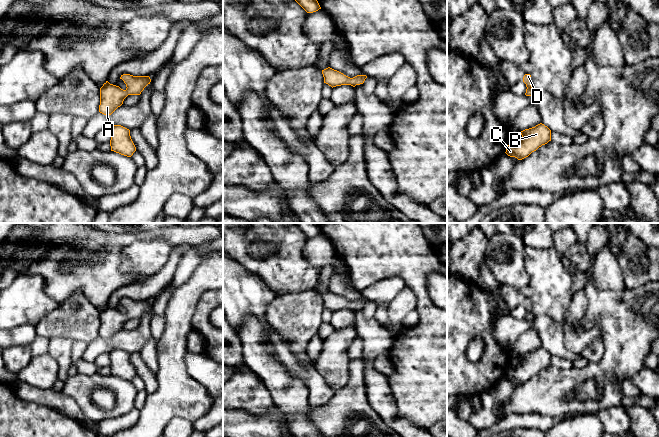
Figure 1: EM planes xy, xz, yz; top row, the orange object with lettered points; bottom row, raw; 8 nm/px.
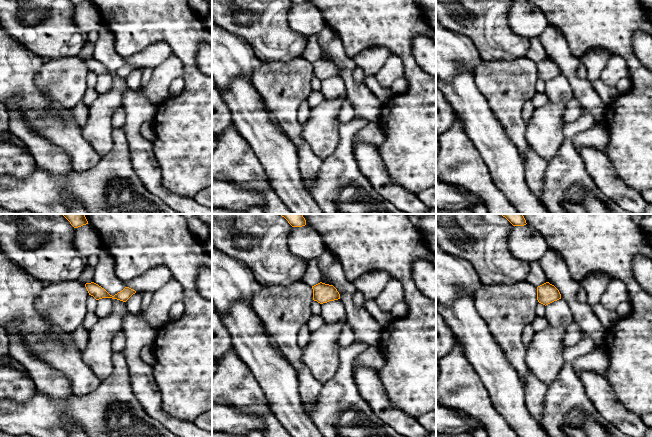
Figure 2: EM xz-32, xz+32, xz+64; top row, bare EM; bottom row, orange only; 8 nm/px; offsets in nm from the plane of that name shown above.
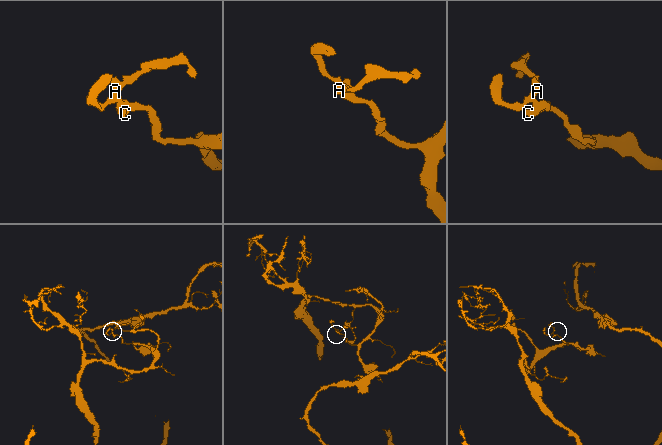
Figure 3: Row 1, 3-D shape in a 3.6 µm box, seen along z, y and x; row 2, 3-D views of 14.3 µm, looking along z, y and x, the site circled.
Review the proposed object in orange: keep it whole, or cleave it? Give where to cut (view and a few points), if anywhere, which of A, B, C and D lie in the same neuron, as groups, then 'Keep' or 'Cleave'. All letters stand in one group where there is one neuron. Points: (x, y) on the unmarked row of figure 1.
No split. Groups: A B C D. Keep

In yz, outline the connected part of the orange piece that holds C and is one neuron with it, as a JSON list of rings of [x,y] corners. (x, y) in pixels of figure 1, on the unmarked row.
[[[542,347],[520,357],[522,359],[520,366],[518,368],[510,367],[505,376],[508,380],[518,384],[528,381],[539,371],[551,365],[551,354]]]

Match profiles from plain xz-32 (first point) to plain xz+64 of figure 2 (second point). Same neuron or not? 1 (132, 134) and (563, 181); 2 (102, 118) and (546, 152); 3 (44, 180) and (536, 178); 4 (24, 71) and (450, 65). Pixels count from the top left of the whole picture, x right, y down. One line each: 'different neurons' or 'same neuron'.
1: different neurons
2: same neuron
3: different neurons
4: same neuron

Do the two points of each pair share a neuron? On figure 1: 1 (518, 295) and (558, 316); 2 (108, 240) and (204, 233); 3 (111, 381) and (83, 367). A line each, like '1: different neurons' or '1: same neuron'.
1: different neurons
2: same neuron
3: different neurons

